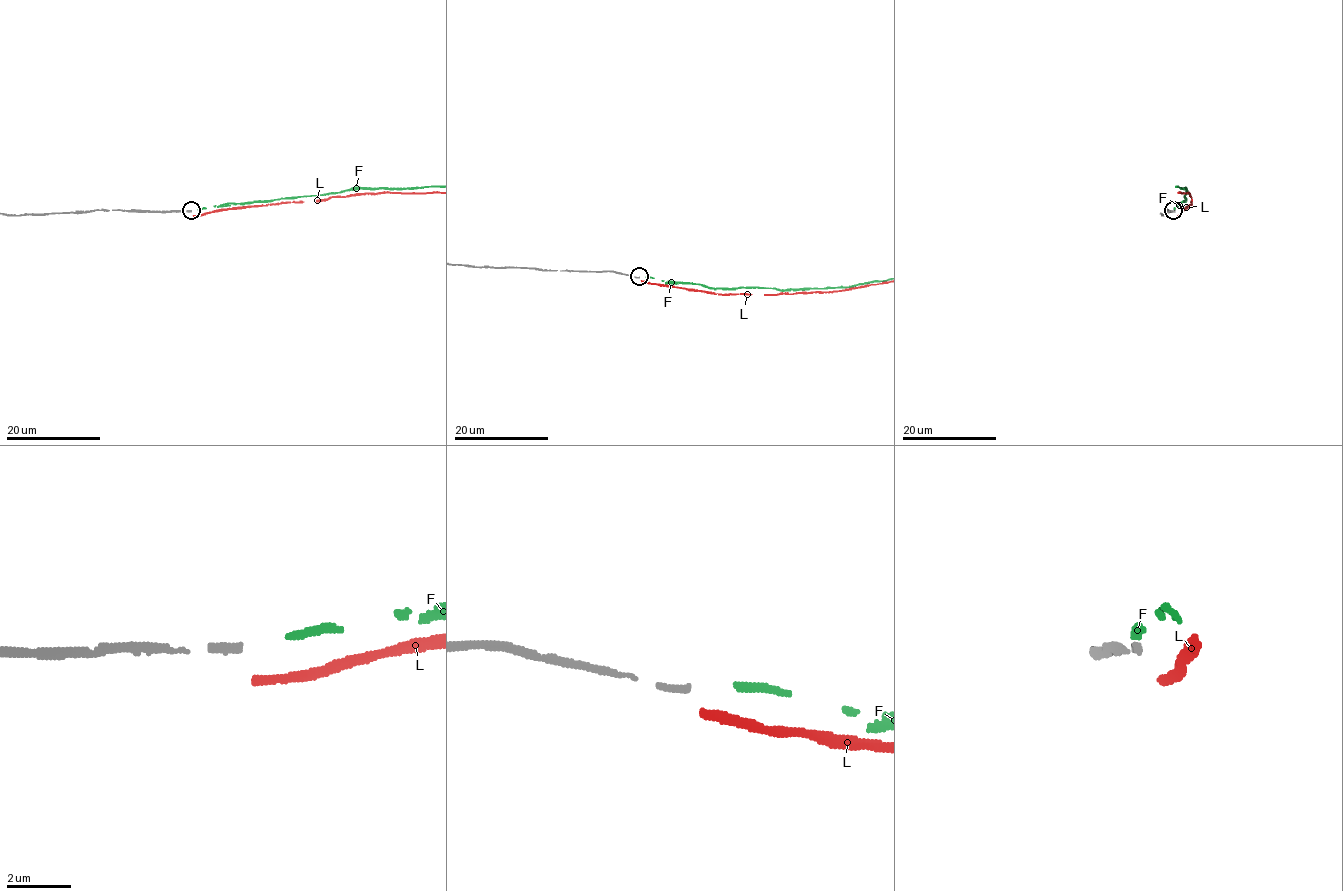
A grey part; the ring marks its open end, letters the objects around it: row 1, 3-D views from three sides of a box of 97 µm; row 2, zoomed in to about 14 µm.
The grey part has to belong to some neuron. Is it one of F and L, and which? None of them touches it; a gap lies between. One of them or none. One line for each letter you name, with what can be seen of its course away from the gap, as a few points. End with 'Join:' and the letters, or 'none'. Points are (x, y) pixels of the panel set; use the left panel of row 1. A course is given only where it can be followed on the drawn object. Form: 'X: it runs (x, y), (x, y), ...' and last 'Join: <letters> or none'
Join: F

